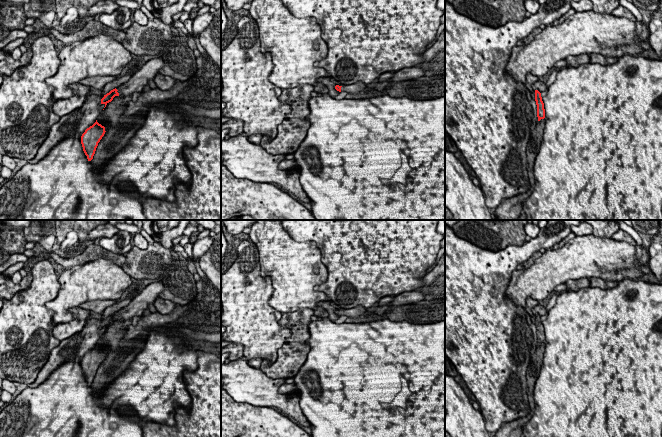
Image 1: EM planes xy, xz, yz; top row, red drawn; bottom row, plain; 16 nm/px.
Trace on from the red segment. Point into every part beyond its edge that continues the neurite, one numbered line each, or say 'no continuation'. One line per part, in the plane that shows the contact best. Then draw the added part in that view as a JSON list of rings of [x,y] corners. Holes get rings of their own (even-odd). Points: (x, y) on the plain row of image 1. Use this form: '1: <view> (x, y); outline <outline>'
1: xz (359, 310); outline [[[357,306],[356,308],[353,309],[342,310],[341,316],[345,315],[347,317],[356,317],[365,314],[365,312],[366,312],[366,308],[362,306]]]

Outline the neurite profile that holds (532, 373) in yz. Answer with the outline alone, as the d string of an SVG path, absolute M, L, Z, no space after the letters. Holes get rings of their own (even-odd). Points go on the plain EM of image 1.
M545 342L538 345L535 354L531 356L533 366L528 367L526 371L527 395L530 408L534 407L534 387L541 371L544 352L545 352Z

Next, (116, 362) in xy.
M208 277L196 281L196 297L186 305L175 304L176 307L169 314L151 314L144 317L139 325L130 327L118 348L109 353L102 361L96 372L90 388L96 402L100 402L100 394L118 378L135 360L139 352L144 348L144 339L151 331L167 335L181 335L196 341L221 343L221 293L211 283Z

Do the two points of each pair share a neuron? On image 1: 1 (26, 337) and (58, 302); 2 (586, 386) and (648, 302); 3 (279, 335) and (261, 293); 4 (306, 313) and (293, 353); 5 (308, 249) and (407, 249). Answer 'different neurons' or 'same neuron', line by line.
1: different neurons
2: same neuron
3: same neuron
4: same neuron
5: different neurons

